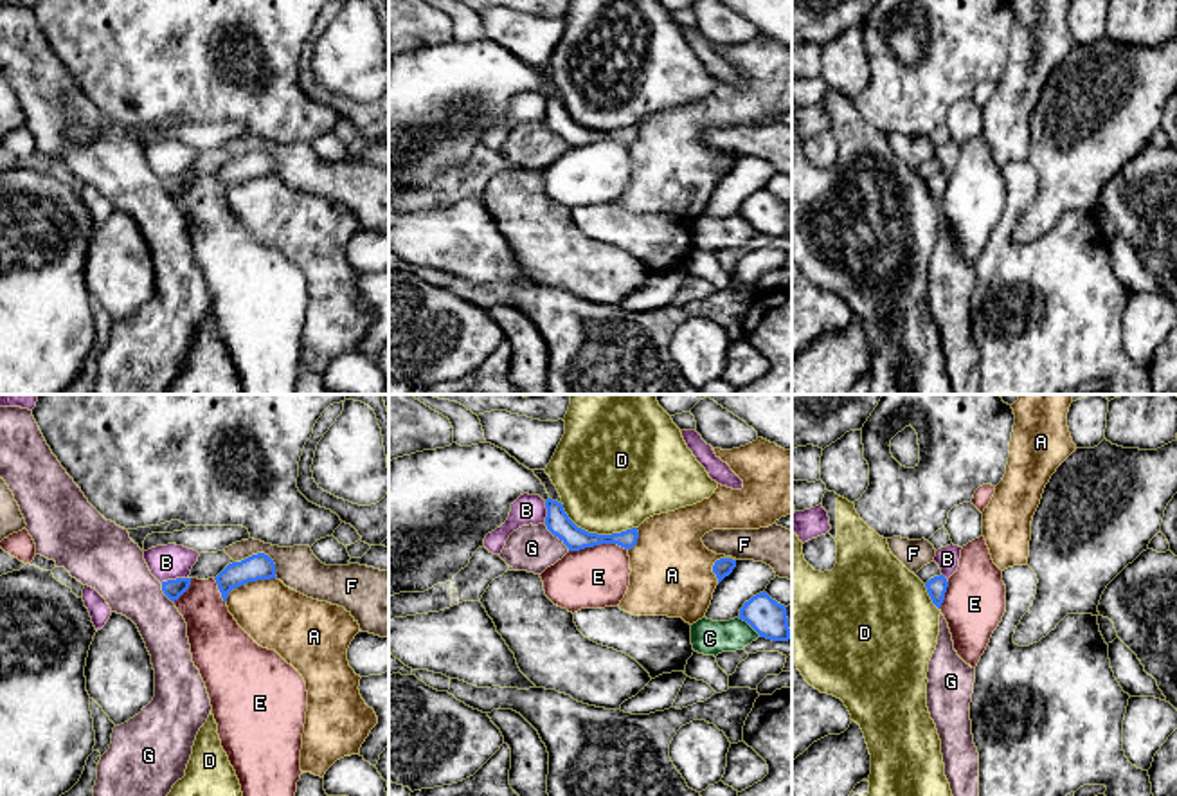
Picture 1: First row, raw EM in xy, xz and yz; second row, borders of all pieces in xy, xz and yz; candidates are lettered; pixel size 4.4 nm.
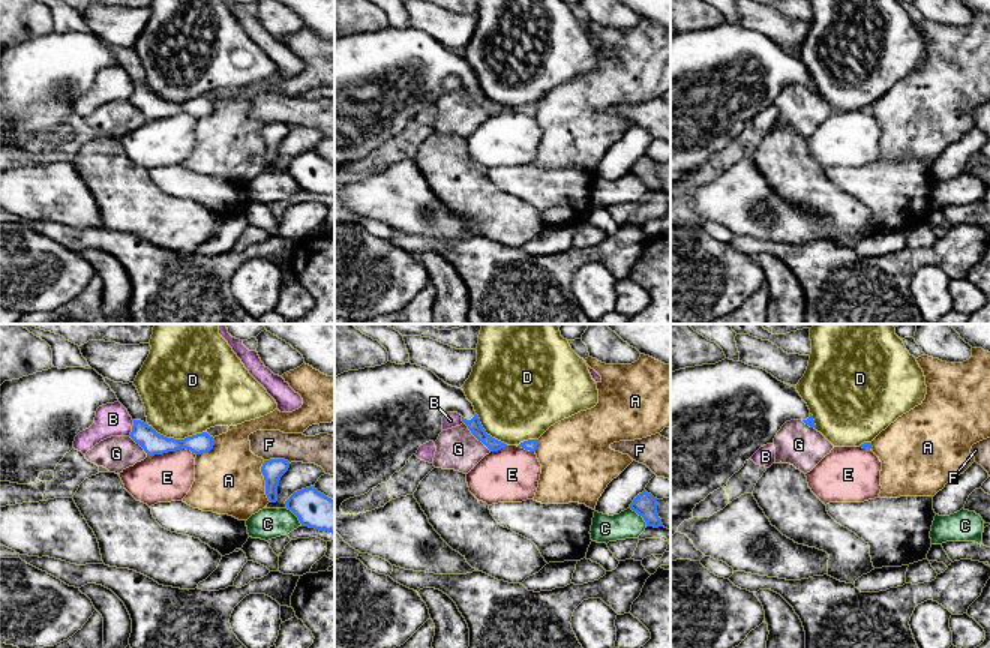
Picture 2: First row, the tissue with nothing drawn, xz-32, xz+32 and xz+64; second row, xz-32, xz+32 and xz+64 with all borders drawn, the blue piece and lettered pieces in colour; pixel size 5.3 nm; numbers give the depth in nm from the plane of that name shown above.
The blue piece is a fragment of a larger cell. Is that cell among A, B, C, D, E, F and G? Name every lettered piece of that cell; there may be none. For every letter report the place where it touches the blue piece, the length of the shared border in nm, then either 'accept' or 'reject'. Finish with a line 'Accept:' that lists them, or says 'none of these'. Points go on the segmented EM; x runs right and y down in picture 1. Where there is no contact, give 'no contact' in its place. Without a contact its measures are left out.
A: contact xy (249, 580); length 260 nm; reject
B: contact xy (173, 580); length 130 nm; reject
C: contact xz (749, 624); length 140 nm; reject
D: contact xz (596, 533); length 360 nm; reject
E: contact xz (598, 544); length 260 nm; reject
F: contact xy (261, 553); length 220 nm; reject
G: contact xz (557, 535); length 170 nm; reject
Accept: none of these

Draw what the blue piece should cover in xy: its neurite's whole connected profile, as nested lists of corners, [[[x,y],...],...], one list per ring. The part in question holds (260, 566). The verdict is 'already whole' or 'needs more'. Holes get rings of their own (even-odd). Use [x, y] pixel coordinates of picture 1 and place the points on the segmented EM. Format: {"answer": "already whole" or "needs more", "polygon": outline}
{"answer": "already whole", "polygon": [[[257,553],[241,562],[229,564],[214,580],[223,602],[227,602],[227,596],[232,589],[241,587],[248,582],[270,578],[277,578],[275,564],[268,555]]]}

